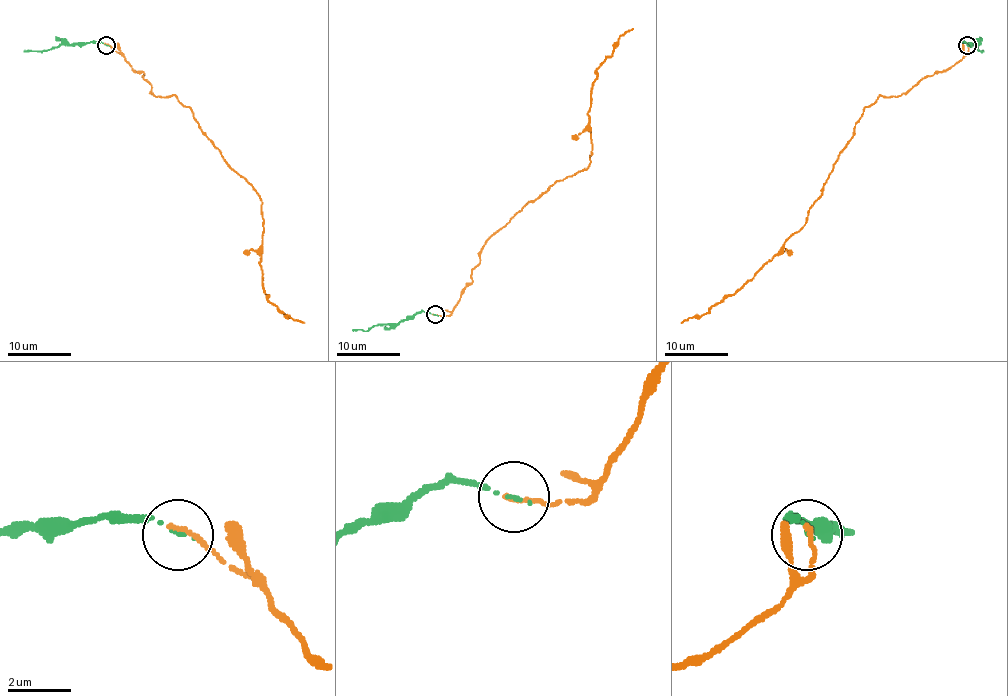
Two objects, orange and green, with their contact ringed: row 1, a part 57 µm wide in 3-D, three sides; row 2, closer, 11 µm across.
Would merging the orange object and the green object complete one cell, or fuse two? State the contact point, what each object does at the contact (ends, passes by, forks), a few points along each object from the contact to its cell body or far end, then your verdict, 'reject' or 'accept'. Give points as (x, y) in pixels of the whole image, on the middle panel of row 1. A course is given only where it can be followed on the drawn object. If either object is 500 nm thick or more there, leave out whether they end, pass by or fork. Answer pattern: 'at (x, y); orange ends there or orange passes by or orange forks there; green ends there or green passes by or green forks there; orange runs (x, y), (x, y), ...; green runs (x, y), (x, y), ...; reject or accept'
at (435, 314); orange ends there; green ends there; orange runs (434, 314), (449, 315), (455, 308), (485, 243), (555, 182), (588, 166), (590, 90), (599, 65), (632, 28); green runs (434, 314), (420, 311), (396, 323), (377, 323), (366, 331), (352, 330); accept

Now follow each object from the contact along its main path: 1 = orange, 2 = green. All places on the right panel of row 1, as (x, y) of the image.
1: (966, 44), (968, 53), (960, 60), (906, 92), (881, 95), (865, 107), (806, 223), (743, 285), (681, 323)
2: (966, 46), (963, 42), (976, 44), (976, 49), (982, 52)

